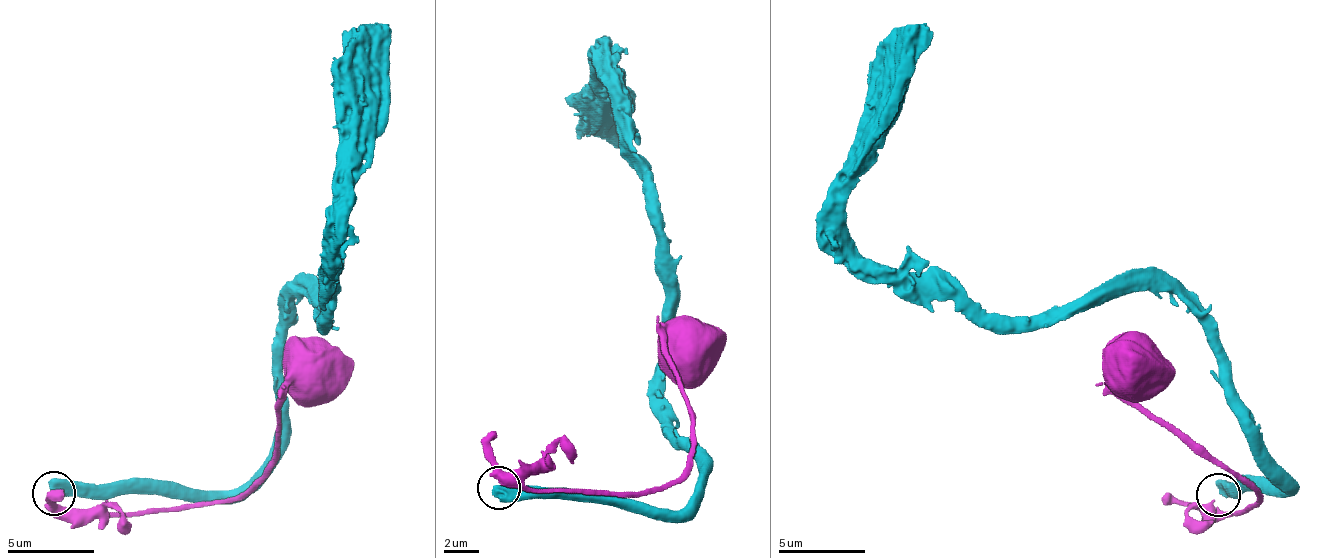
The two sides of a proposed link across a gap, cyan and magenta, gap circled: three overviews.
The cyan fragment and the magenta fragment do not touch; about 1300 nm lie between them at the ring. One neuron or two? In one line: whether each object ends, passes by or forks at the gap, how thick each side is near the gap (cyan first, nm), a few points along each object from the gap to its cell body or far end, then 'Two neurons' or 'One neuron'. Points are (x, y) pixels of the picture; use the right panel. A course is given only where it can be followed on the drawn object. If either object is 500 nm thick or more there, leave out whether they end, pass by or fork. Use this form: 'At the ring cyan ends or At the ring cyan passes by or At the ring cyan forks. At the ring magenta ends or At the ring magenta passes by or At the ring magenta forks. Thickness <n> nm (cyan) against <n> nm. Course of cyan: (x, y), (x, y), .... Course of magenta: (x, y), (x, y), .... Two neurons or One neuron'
At the ring cyan passes by. At the ring magenta forks. Thickness 400 nm (cyan) against 400 nm. Course of cyan: (1221, 497), (1287, 485), (1173, 292), (990, 316), (900, 290), (848, 247), (866, 99), (923, 24). Course of magenta: (1218, 505), (1226, 513), (1249, 510), (1264, 499), (1208, 462), (1112, 383), (1118, 361), (1133, 356). Two neurons

